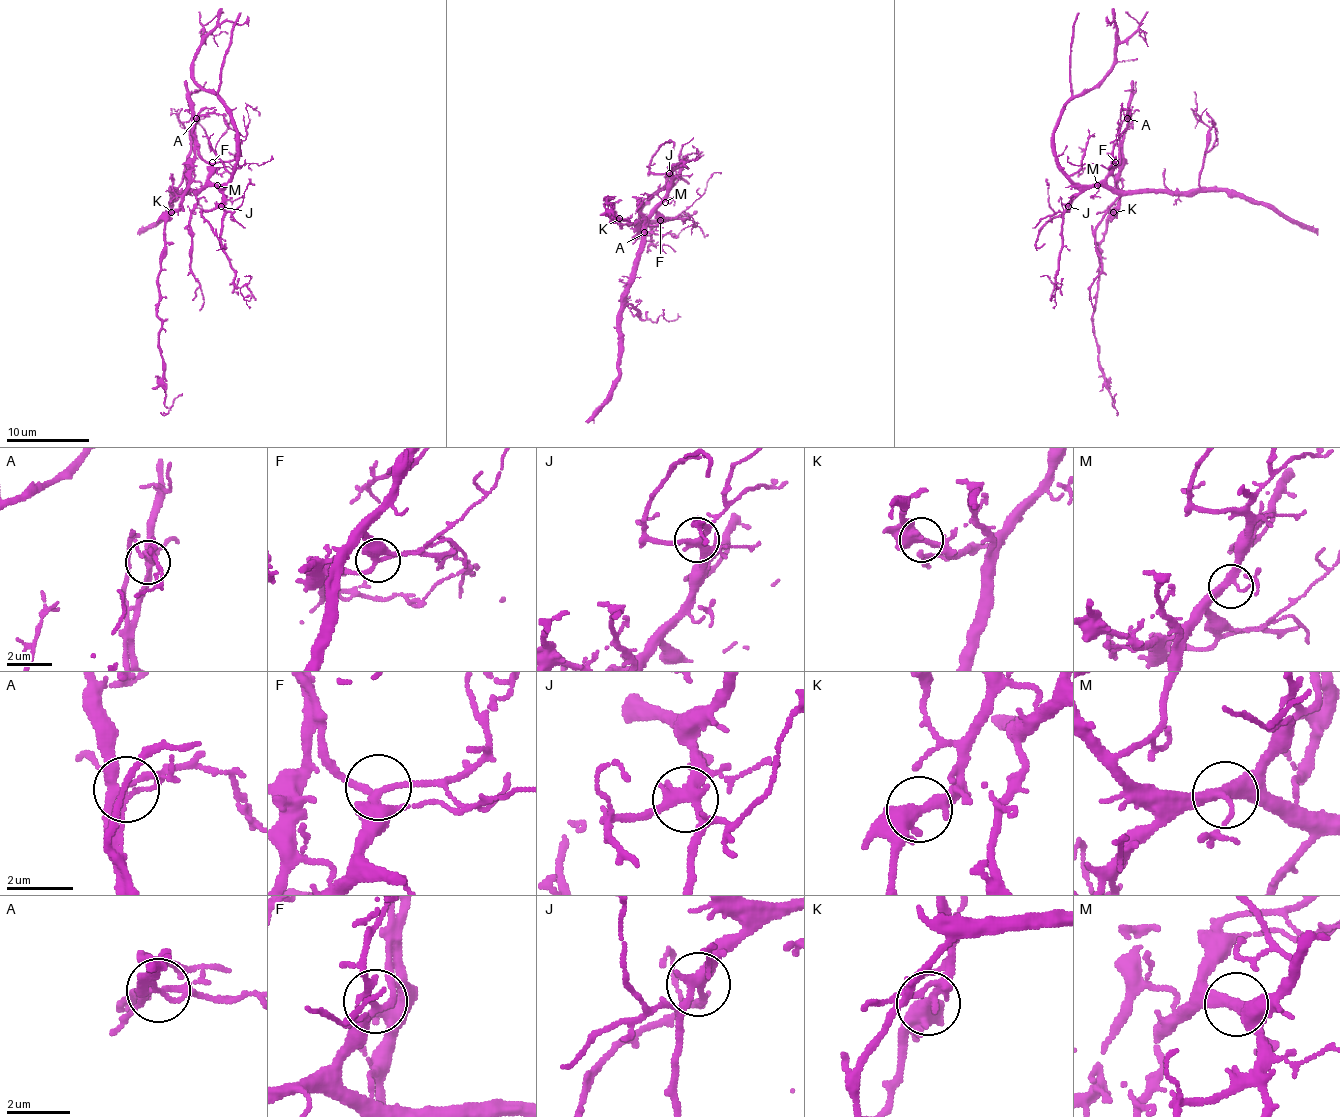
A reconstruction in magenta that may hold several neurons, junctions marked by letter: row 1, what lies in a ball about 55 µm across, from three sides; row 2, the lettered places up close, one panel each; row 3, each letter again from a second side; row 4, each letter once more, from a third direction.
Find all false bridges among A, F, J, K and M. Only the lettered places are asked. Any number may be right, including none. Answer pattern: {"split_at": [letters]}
{"split_at": ["A"]}

